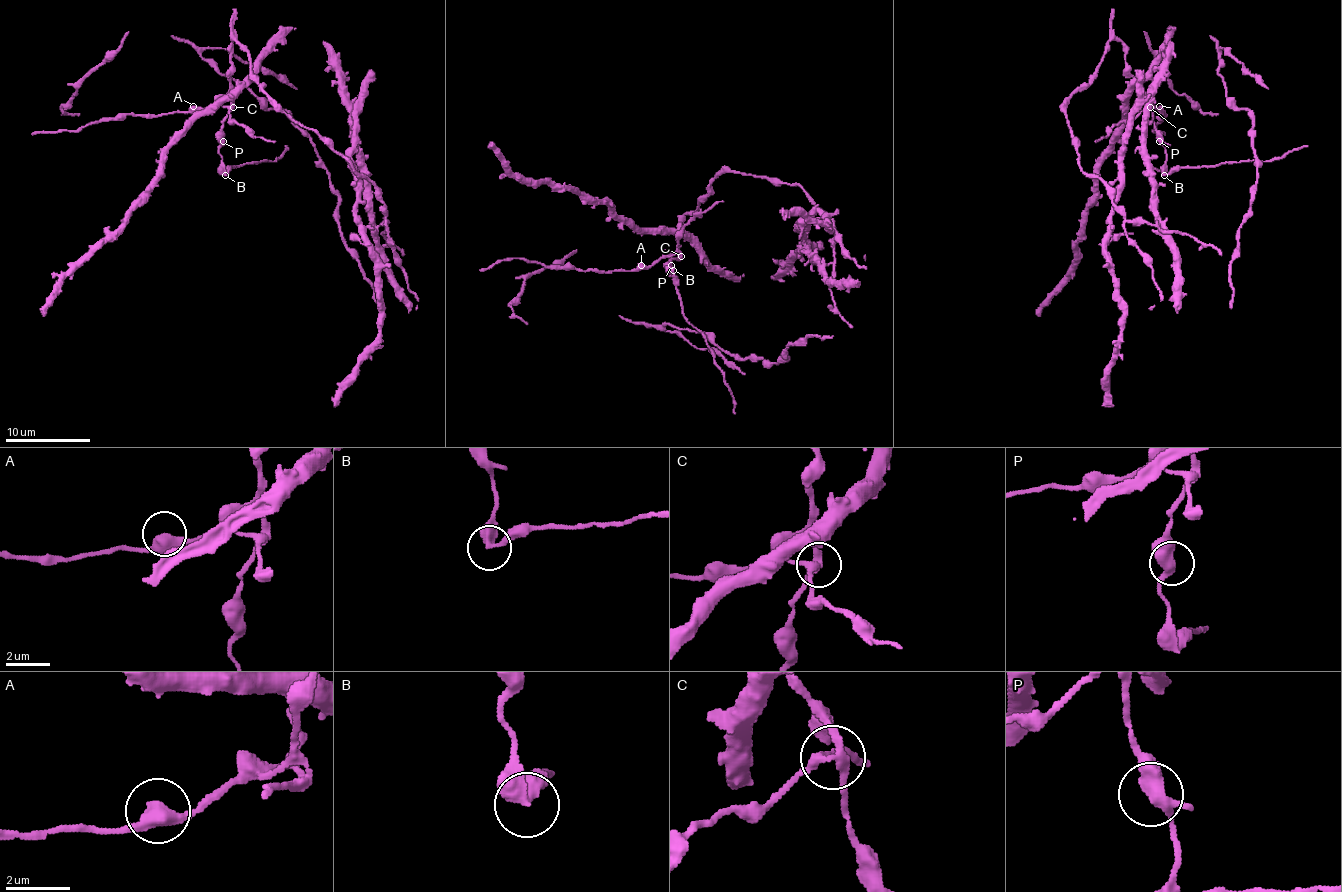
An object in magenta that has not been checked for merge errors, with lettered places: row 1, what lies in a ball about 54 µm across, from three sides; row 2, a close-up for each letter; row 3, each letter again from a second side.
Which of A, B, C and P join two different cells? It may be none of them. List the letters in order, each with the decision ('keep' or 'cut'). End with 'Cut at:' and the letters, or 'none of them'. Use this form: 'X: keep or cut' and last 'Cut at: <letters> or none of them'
A: keep
B: cut
C: cut
P: keep
Cut at: B, C

